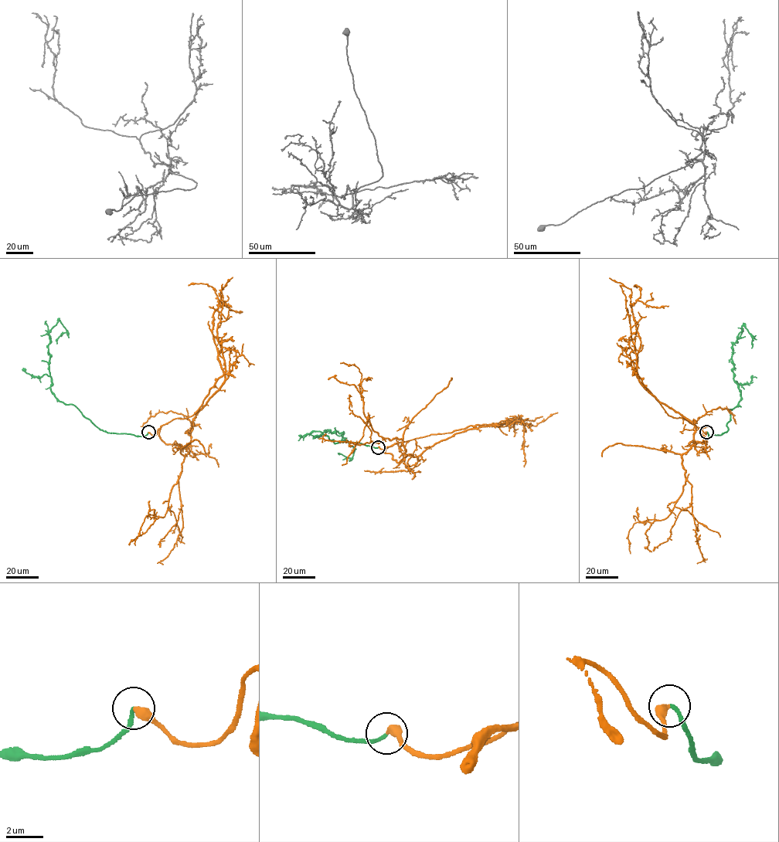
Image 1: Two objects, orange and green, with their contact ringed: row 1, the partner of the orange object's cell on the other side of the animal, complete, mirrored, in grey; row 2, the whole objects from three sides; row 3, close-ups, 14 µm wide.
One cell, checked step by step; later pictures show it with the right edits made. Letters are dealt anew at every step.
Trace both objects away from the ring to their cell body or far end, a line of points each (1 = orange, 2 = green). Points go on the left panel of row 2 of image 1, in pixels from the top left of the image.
1: (148, 432), (155, 435), (175, 419), (192, 415), (222, 374), (212, 331), (219, 302), (215, 289), (188, 285)
2: (148, 432), (108, 432), (59, 402), (49, 364), (49, 331), (59, 320), (66, 331), (56, 344)

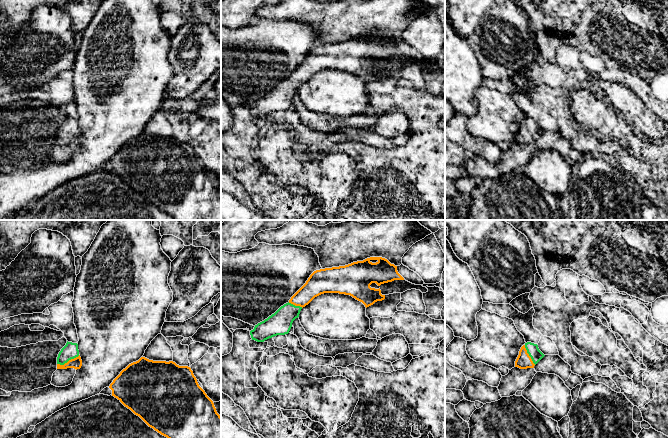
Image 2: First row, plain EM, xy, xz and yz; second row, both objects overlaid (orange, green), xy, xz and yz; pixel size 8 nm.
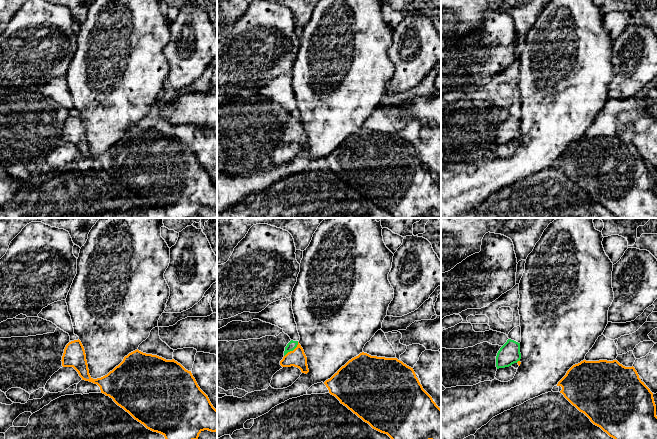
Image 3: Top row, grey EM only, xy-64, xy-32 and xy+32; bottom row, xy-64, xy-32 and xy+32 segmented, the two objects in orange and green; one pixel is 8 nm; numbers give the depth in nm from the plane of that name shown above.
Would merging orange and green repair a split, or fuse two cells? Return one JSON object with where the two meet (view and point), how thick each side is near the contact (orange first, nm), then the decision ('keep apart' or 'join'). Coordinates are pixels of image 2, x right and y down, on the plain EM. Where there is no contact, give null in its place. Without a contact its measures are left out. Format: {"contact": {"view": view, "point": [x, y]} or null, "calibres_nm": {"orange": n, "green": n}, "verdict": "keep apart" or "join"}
{"contact": {"view": "xy", "point": [69, 136]}, "calibres_nm": {"orange": 90, "green": 130}, "verdict": "join"}

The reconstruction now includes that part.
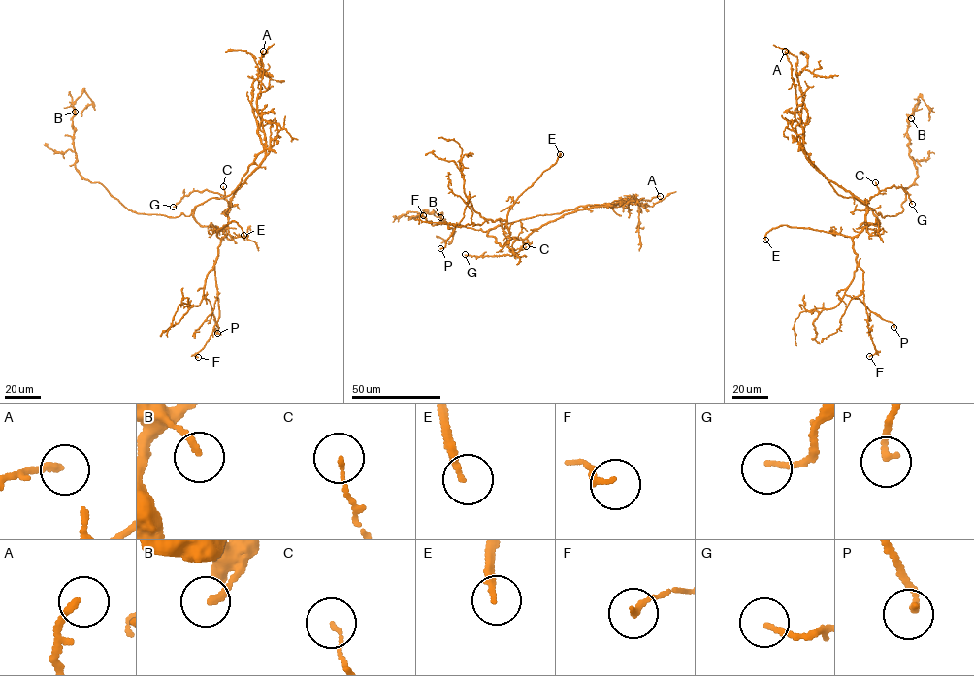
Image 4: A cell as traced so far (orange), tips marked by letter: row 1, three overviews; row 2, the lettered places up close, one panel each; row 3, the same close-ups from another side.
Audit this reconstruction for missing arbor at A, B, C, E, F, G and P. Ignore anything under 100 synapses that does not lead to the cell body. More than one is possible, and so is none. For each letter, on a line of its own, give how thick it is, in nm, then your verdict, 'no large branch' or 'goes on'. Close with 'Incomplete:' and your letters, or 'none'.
A: 190 nm | no large branch
B: 180 nm | no large branch
C: 90 nm | no large branch
E: 160 nm | goes on
F: 160 nm | no large branch
G: 140 nm | no large branch
P: 190 nm | no large branch
Incomplete: E

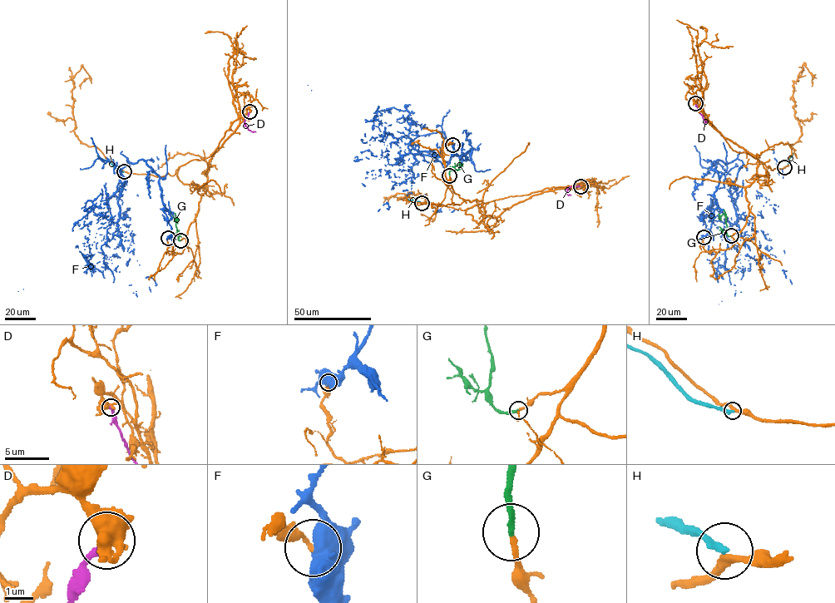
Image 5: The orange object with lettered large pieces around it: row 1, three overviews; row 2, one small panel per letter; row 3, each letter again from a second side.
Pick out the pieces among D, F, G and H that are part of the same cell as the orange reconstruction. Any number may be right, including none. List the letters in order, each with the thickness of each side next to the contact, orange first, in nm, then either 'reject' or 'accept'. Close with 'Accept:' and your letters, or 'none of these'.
D: calibres 600 and 260 nm; reject
F: calibres 240 and 500 nm; reject
G: calibres 170 and 190 nm; accept
H: calibres 240 and 280 nm; reject
Accept: G

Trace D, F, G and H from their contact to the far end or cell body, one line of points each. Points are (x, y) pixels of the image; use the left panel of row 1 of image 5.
D: (250, 111), (244, 124), (249, 130), (255, 131)
F: (168, 238), (160, 176), (145, 160), (127, 159), (120, 219), (110, 219), (100, 270), (89, 265), (18, 291)
G: (180, 240), (175, 220), (165, 209)
H: (124, 171), (116, 170), (96, 155)

